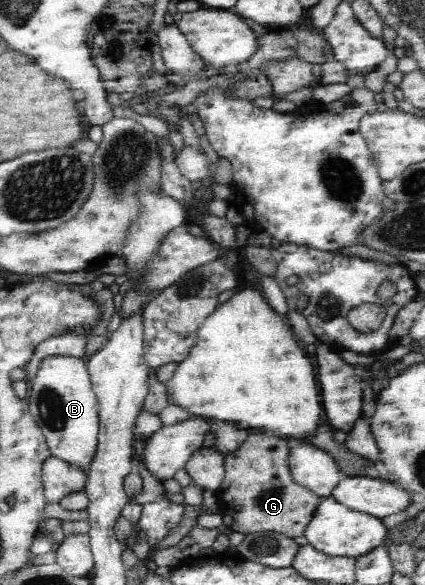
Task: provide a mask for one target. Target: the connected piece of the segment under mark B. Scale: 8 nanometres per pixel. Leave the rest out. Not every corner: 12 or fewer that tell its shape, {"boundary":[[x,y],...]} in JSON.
{"boundary":[[86,358],[39,364],[28,409],[51,456],[85,471],[98,400]]}

